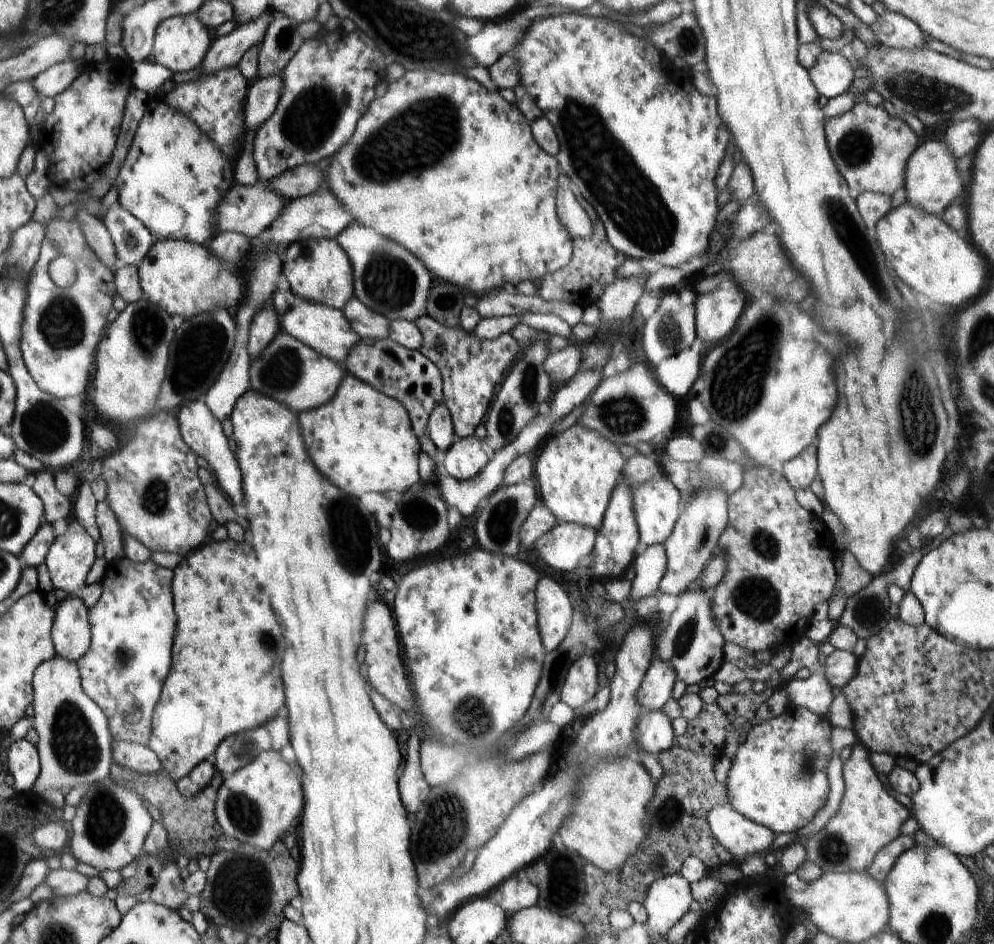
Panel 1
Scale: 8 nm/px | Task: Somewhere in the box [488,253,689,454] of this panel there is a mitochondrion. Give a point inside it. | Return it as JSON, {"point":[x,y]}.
{"point":[622,414]}

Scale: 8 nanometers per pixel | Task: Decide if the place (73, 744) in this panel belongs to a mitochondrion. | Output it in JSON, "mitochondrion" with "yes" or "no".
{"mitochondrion":"yes"}

